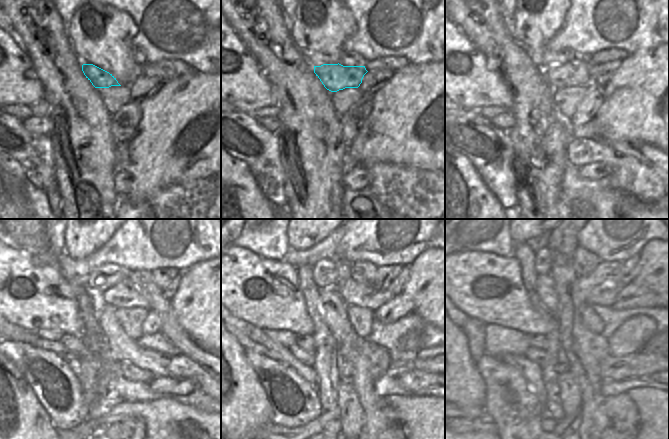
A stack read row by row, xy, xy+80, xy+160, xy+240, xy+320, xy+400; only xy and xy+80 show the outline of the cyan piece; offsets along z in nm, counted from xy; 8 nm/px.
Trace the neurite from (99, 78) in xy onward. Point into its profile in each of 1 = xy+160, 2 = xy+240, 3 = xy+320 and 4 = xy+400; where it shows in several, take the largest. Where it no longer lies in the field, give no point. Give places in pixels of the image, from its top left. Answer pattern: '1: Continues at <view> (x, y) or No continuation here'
1: Continues at xy+160 (575, 72)
2: Continues at xy+240 (124, 294)
3: Continues at xy+320 (351, 293)
4: Continues at xy+400 (579, 296)

